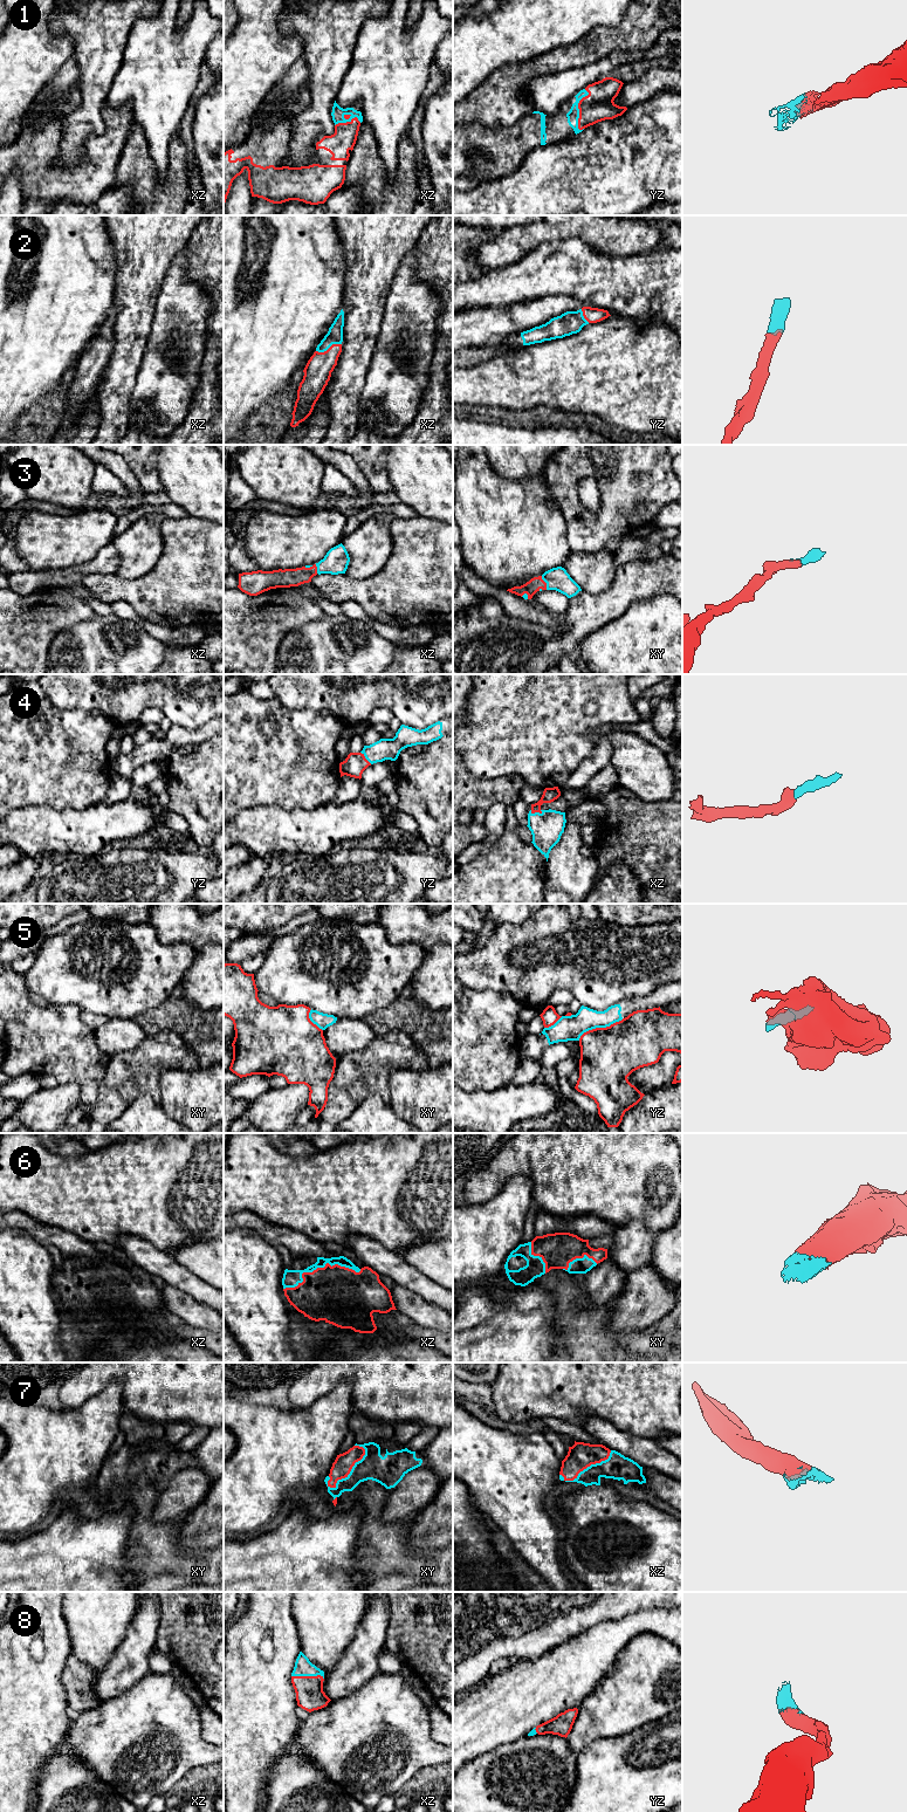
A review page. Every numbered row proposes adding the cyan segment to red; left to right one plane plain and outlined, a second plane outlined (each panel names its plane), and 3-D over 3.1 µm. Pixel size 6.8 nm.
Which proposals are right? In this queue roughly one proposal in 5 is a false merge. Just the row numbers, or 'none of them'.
1, 2, 3, 4, 6, 7, 8

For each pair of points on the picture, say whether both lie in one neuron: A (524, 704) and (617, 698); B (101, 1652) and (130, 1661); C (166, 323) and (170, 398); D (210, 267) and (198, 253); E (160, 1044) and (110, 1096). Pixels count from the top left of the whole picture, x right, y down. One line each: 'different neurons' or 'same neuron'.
A: same neuron
B: different neurons
C: same neuron
D: same neuron
E: same neuron

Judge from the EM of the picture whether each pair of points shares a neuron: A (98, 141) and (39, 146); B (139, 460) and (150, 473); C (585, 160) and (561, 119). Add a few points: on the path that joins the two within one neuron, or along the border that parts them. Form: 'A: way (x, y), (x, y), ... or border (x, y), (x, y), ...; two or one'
A: way (97, 166), (88, 176), (50, 176), (47, 172); one
B: way (143, 464), (146, 469); one
C: border (596, 123), (562, 141), (545, 144); two

